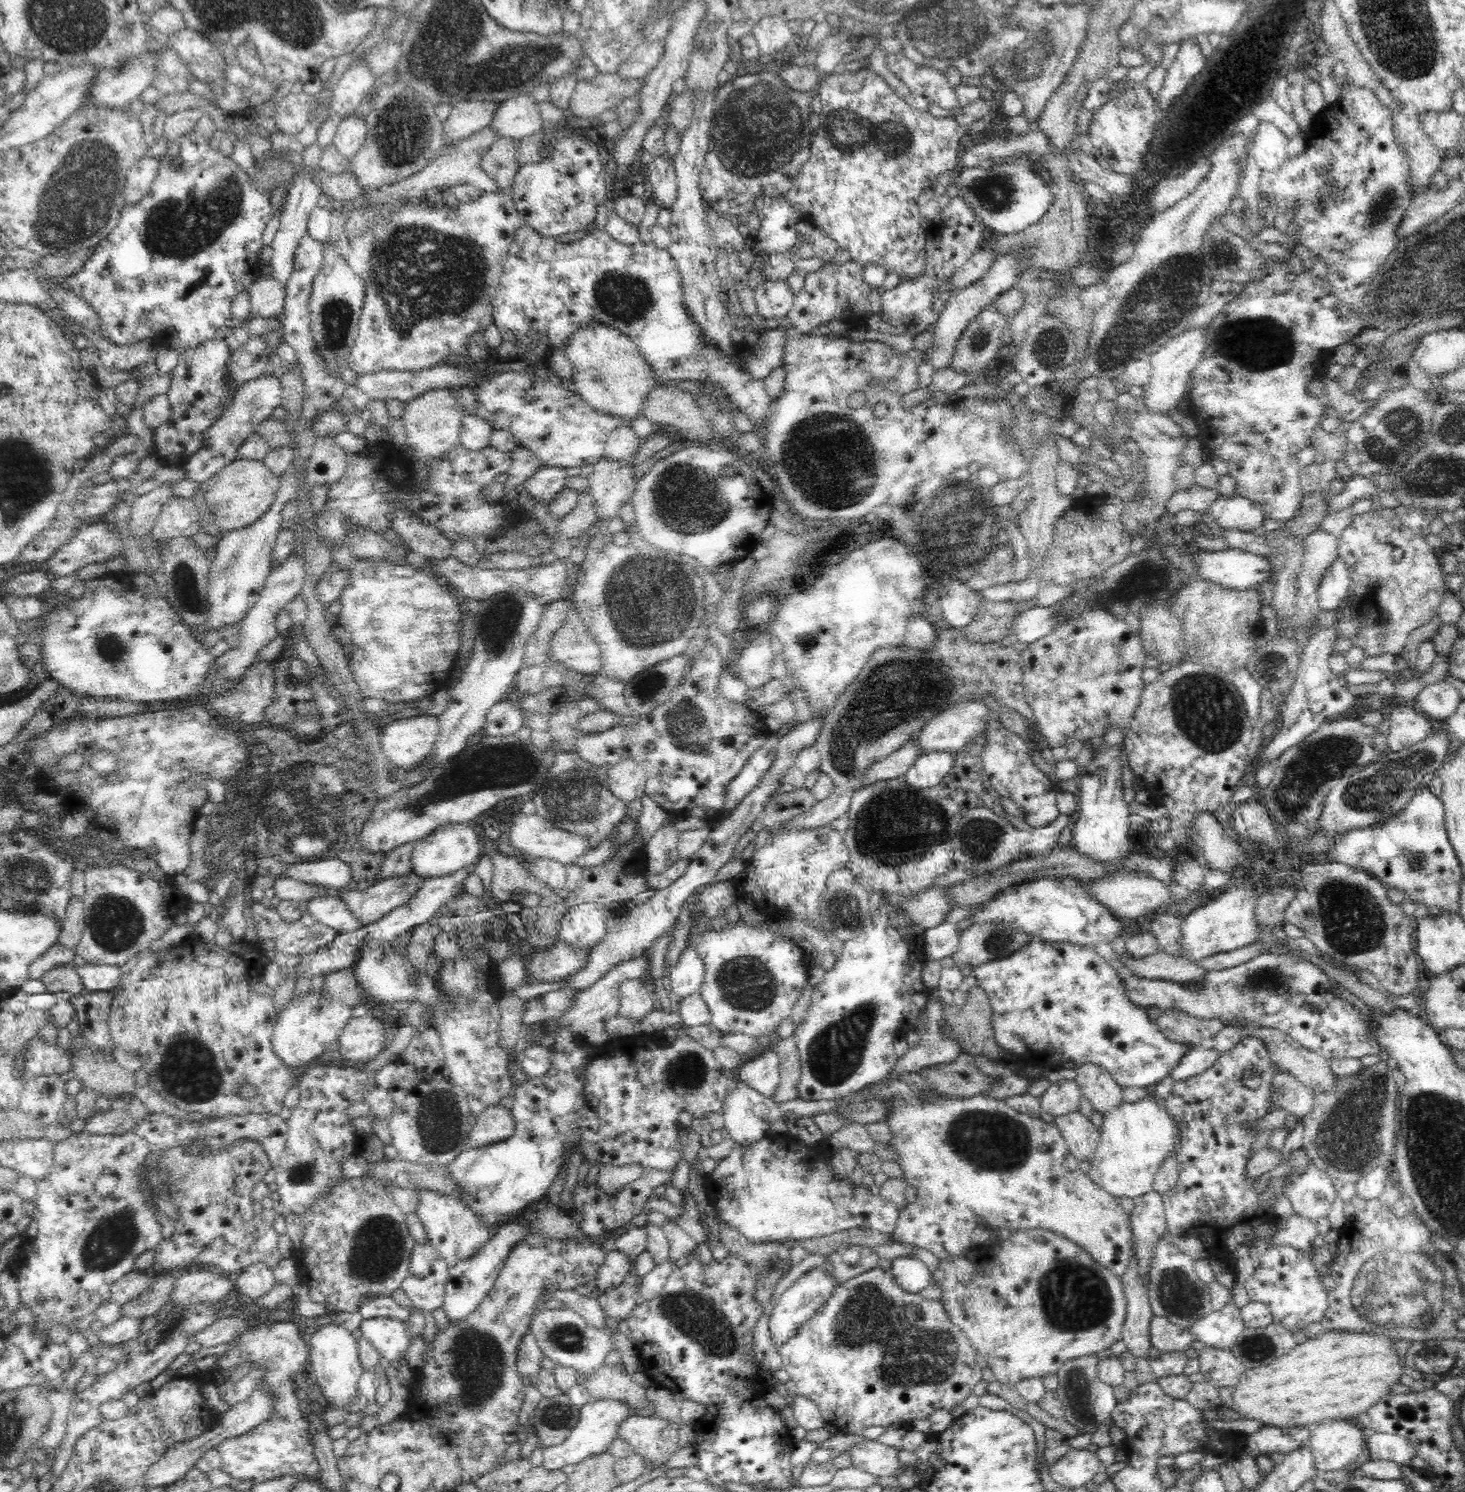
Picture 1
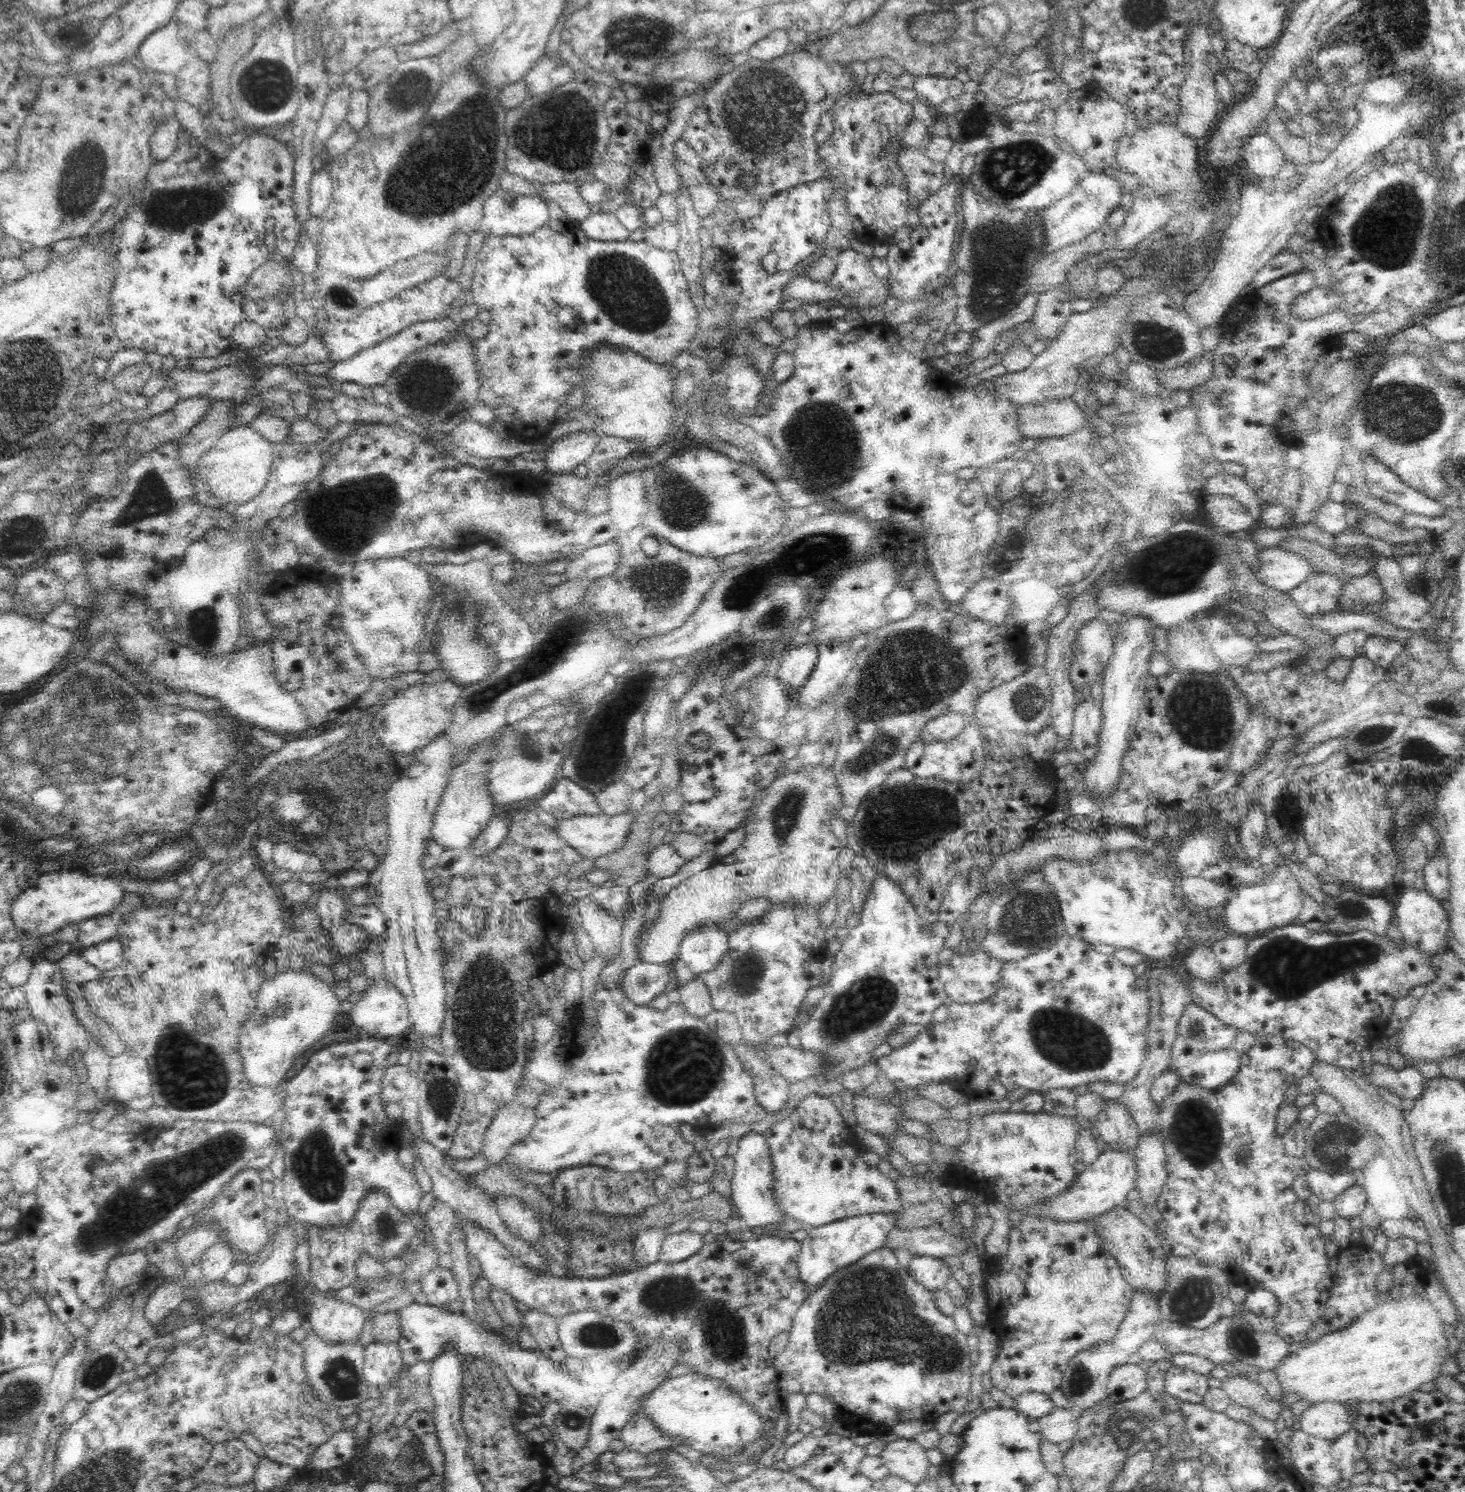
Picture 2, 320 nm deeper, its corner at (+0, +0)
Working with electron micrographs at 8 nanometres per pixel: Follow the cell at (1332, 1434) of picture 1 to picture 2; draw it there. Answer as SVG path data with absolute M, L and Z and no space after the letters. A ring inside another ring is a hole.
M1319 1402L1307 1406L1301 1412L1300 1423L1298 1425L1299 1429L1304 1433L1312 1436L1315 1442L1321 1441L1323 1439L1333 1441L1339 1436L1342 1436L1345 1432L1352 1429L1351 1416L1353 1409L1337 1402Z

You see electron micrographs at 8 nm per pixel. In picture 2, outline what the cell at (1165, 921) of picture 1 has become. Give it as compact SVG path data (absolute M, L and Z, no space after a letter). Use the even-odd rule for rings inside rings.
M1198 944L1196 948L1186 952L1183 962L1191 977L1204 983L1216 983L1223 978L1224 970L1210 944Z

